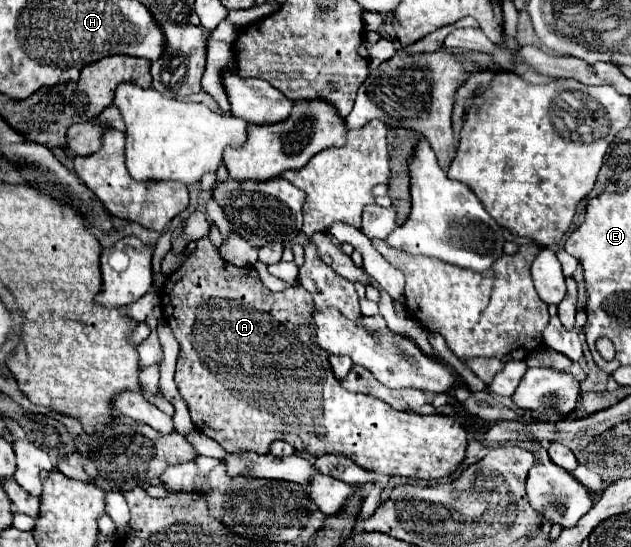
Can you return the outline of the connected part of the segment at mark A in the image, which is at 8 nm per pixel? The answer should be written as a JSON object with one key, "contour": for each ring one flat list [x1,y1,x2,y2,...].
{"contour":[[203,237,197,241,195,251,183,261,183,265,173,271,161,291,161,307,163,307,163,317,167,325,173,329,175,339,179,341,179,359,177,359,177,371,175,371,175,383,179,389,179,395,185,399,189,411,191,411,191,421,195,423,197,431,203,435,215,439,225,451,235,451,235,449,251,449,255,453,267,453,273,441,287,441,291,443,297,451,307,453,311,457,319,455,345,455,351,457,359,467,365,467,375,473,387,473,387,475,405,475,405,477,421,477,421,479,439,479,447,477,451,471,457,469,457,465,465,459,465,449,467,449,467,433,455,421,453,417,445,415,417,415,417,413,407,413,407,411,397,411,391,409,387,403,381,399,375,399,371,395,355,395,349,393,341,381,335,377,331,365,329,365,329,353,323,351,315,341,315,331,311,331,311,307,313,299,305,289,285,289,281,293,271,293,265,289,257,277,257,271,253,267,235,267,227,261,221,259,219,249,209,241,209,237]]}

